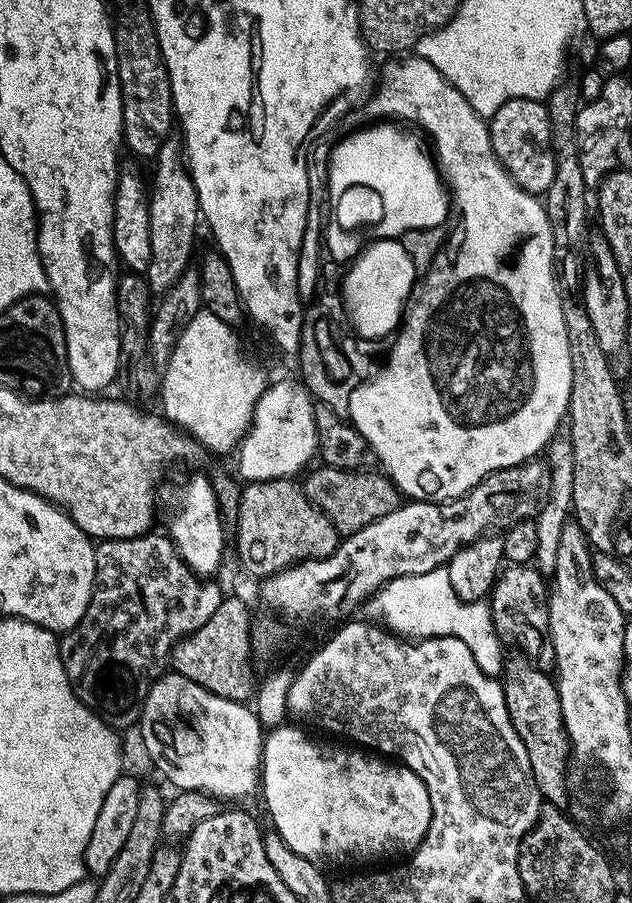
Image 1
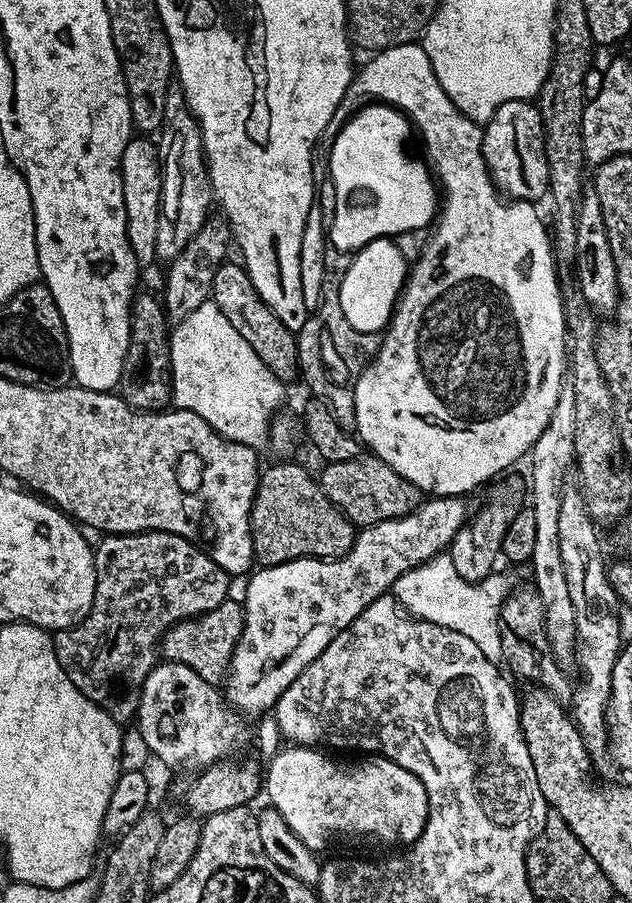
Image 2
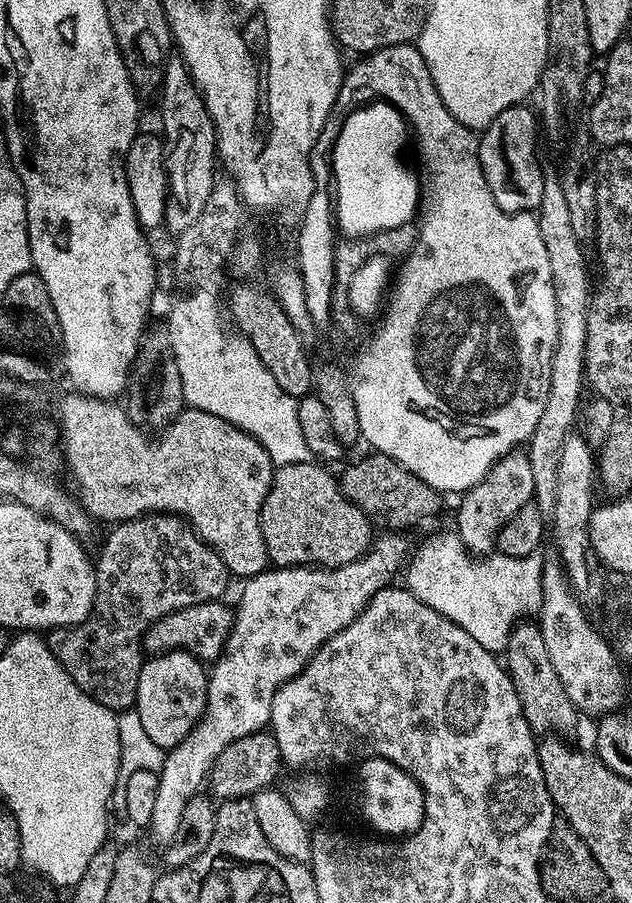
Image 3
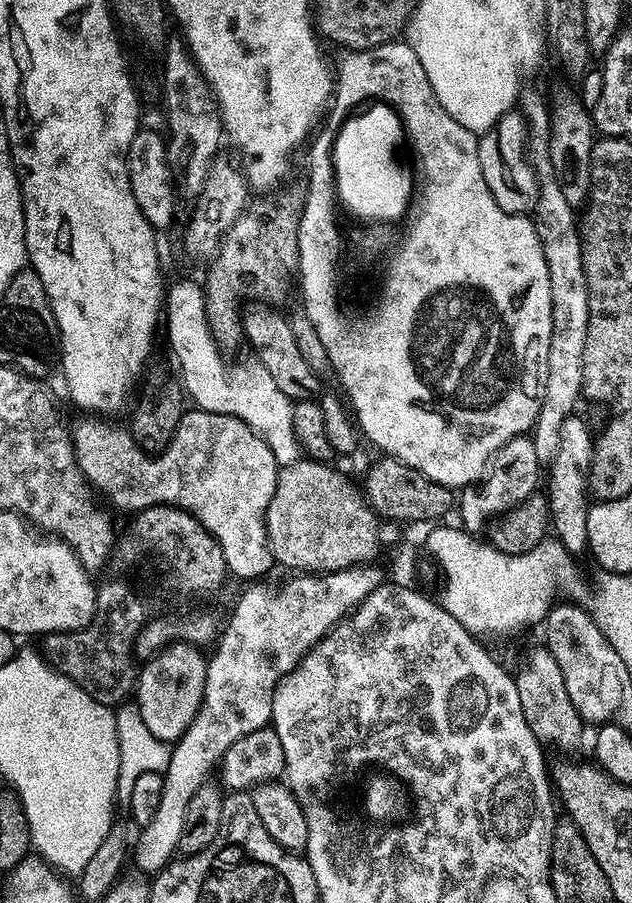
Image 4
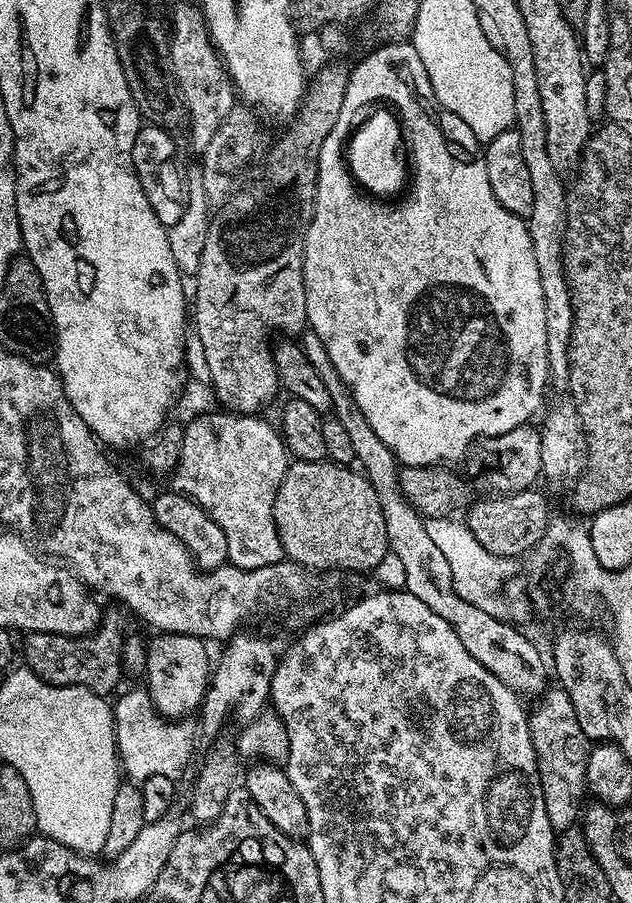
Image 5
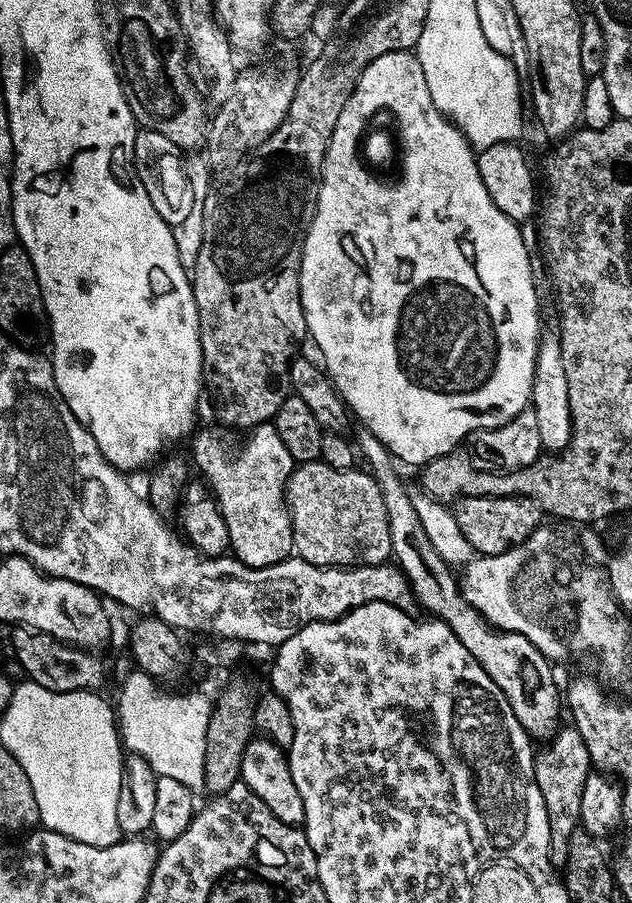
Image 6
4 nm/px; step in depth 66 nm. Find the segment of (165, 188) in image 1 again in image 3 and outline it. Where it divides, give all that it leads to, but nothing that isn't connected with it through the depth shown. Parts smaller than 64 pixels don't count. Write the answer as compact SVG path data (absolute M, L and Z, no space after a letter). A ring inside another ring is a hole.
M179 54L169 56L164 67L164 81L160 83L158 101L160 100L160 120L164 123L163 139L166 141L166 163L168 165L168 201L166 202L166 214L163 227L169 228L173 234L179 234L190 230L194 222L198 222L198 214L202 214L206 206L206 198L210 196L212 185L218 179L218 153L216 150L216 127L210 118L210 114L204 105L204 99L200 97L190 70L184 64Z

